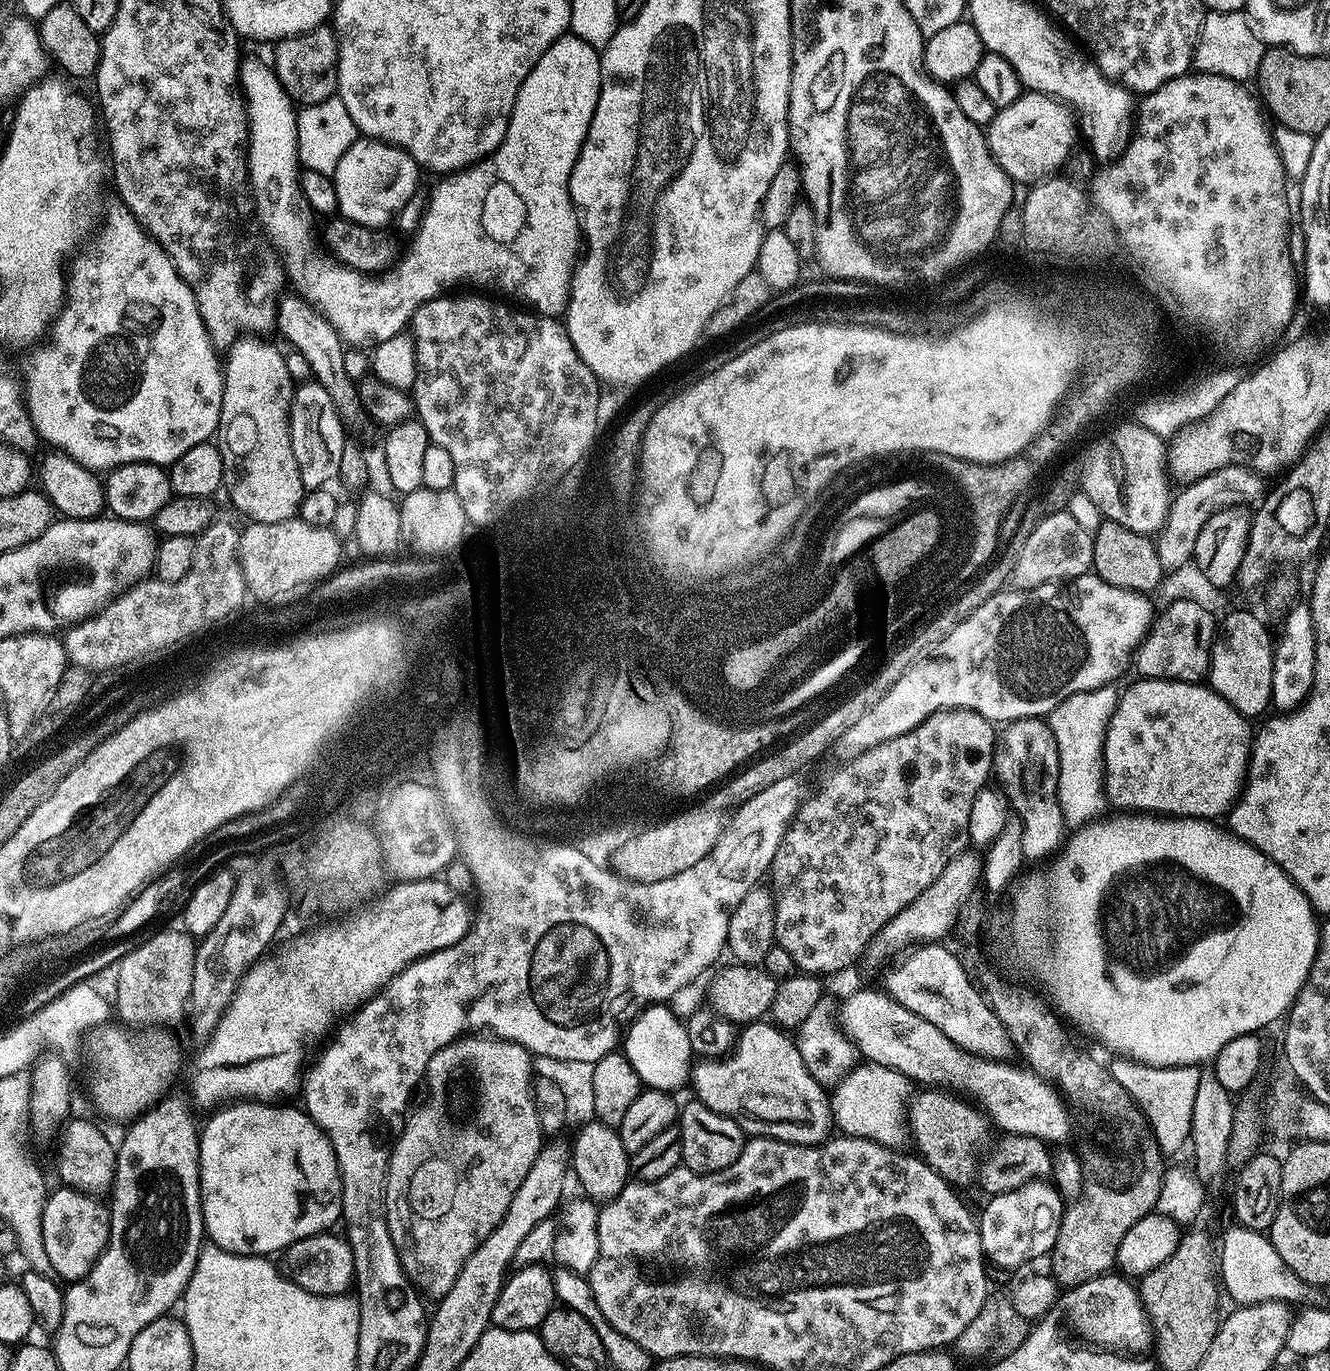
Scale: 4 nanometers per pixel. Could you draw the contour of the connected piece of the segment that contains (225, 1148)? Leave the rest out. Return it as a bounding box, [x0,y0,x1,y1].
[200,1102,342,1258]

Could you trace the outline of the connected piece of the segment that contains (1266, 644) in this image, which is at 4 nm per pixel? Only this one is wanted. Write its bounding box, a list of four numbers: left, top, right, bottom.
[1206,612,1274,718]

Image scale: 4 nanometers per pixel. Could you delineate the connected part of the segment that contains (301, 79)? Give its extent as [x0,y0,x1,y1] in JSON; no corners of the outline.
[270,26,338,106]

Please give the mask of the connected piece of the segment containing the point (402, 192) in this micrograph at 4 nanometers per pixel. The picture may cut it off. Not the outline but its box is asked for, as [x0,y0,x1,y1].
[332,138,422,229]

